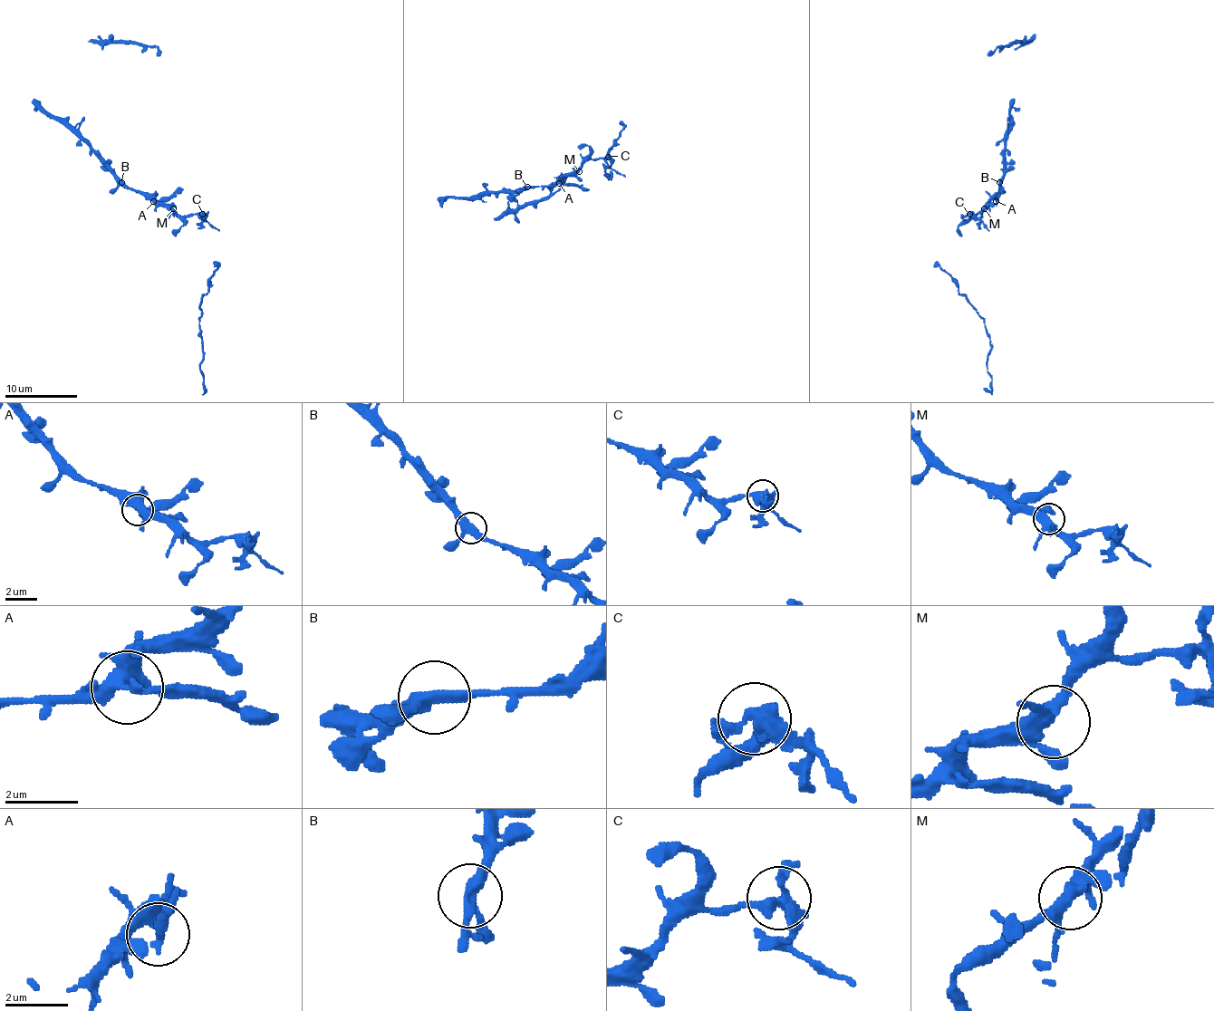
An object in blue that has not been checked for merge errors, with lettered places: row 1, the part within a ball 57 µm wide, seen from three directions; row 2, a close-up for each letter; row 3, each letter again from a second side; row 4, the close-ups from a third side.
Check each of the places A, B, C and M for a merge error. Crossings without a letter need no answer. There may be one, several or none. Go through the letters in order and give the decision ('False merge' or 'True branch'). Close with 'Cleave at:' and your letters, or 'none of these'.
A: False merge
B: True branch
C: False merge
M: True branch
Cleave at: A, C

